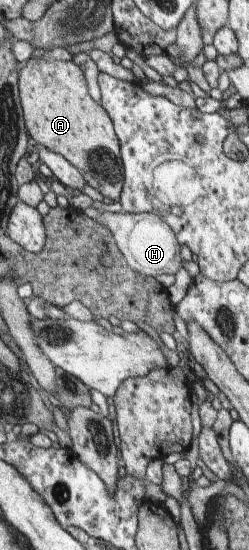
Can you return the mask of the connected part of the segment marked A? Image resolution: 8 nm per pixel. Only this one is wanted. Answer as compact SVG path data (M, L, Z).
M32 57L18 75L18 89L30 142L62 155L81 172L86 184L118 204L124 180L120 143L110 117L91 96L79 65Z

